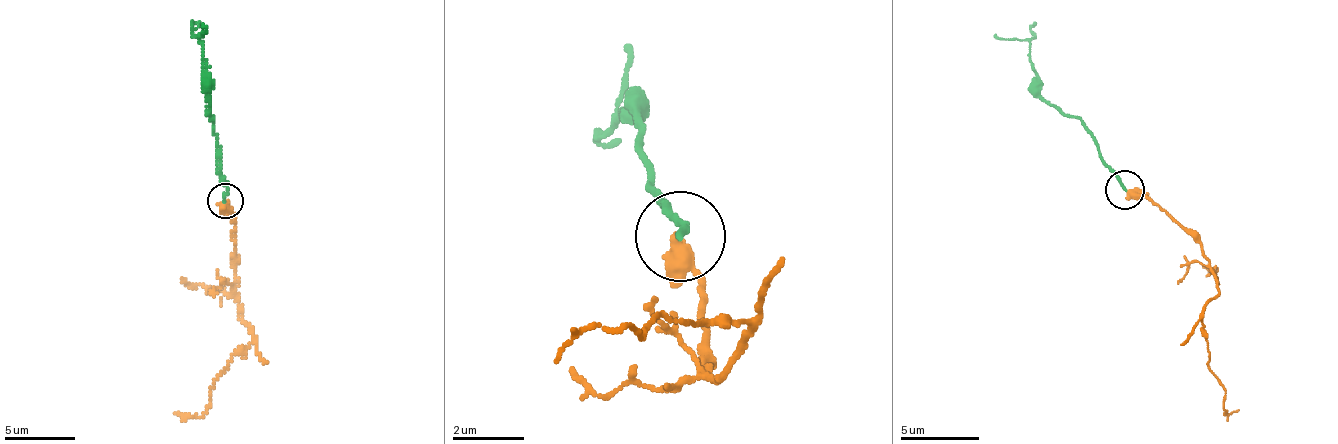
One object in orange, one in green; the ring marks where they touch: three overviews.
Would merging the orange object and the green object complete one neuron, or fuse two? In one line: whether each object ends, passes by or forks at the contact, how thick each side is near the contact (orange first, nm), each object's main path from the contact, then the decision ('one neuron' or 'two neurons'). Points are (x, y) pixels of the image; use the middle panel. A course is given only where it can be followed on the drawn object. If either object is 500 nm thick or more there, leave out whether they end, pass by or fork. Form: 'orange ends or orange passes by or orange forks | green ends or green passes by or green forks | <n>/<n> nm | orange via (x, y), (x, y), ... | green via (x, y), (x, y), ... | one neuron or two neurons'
500/170 nm | orange via (678, 242), (723, 375), (750, 326), (669, 314), (642, 339), (579, 329), (552, 360) | green via (678, 233), (687, 233), (660, 204), (660, 207), (633, 113), (615, 110), (624, 43) | one neuron

